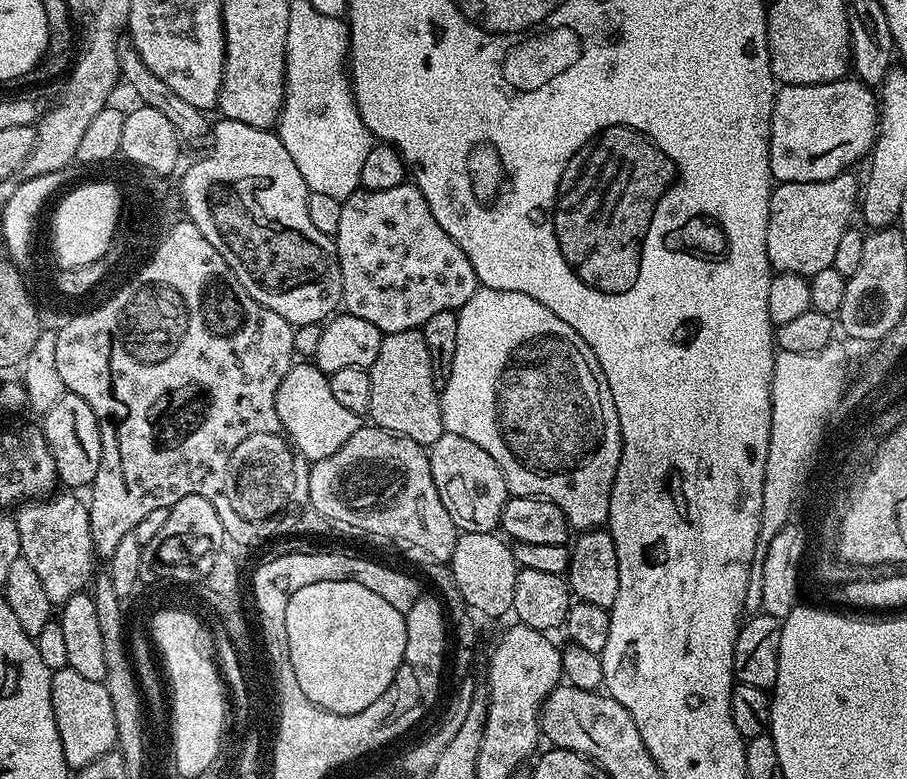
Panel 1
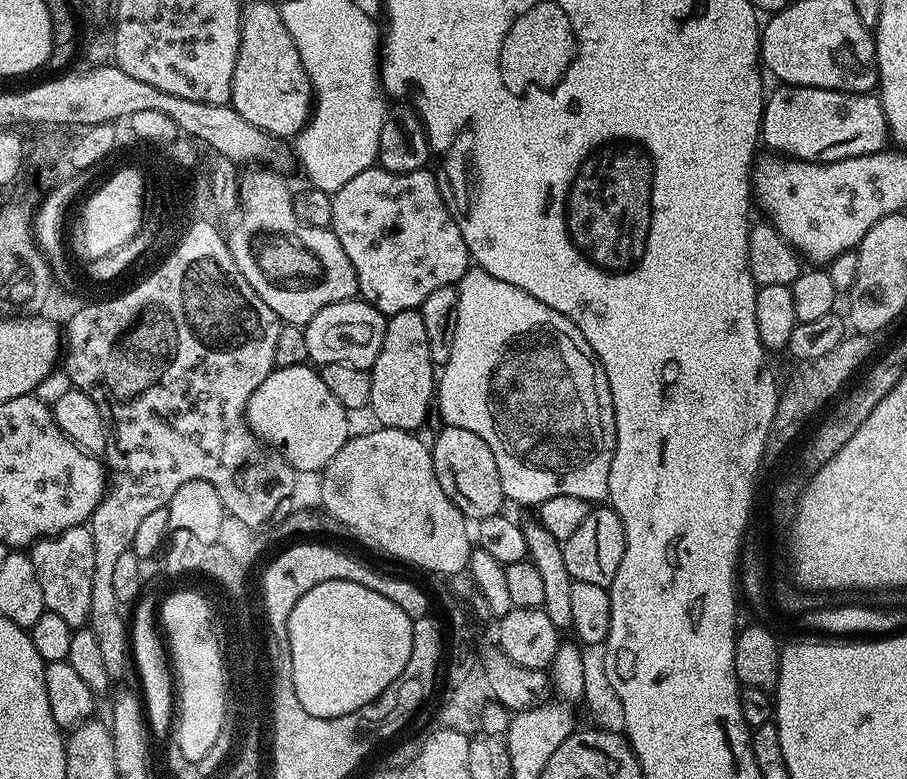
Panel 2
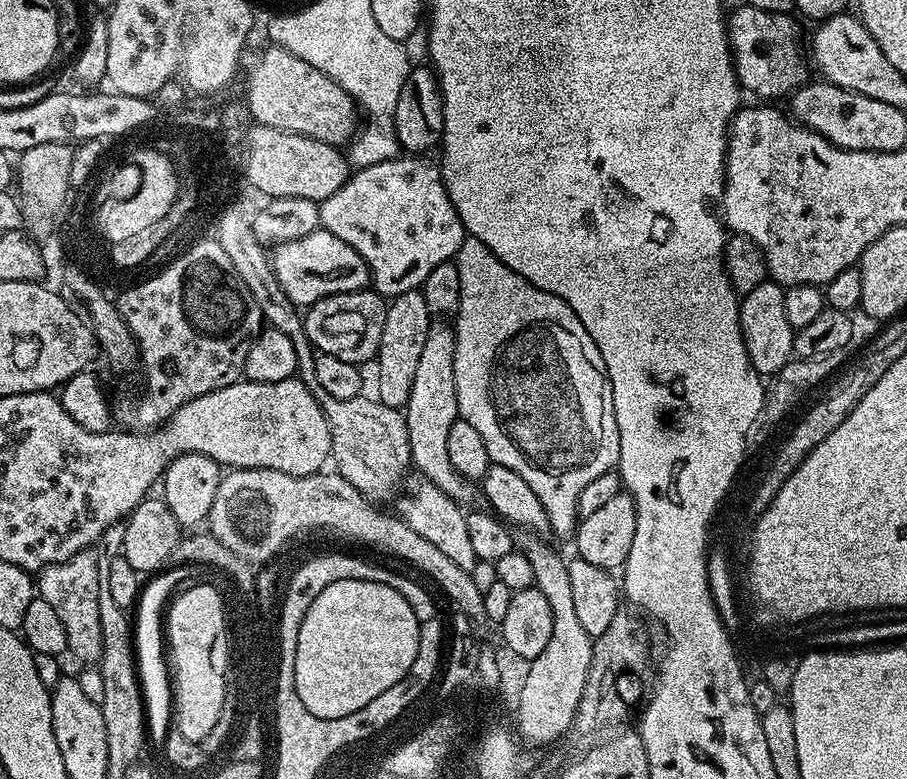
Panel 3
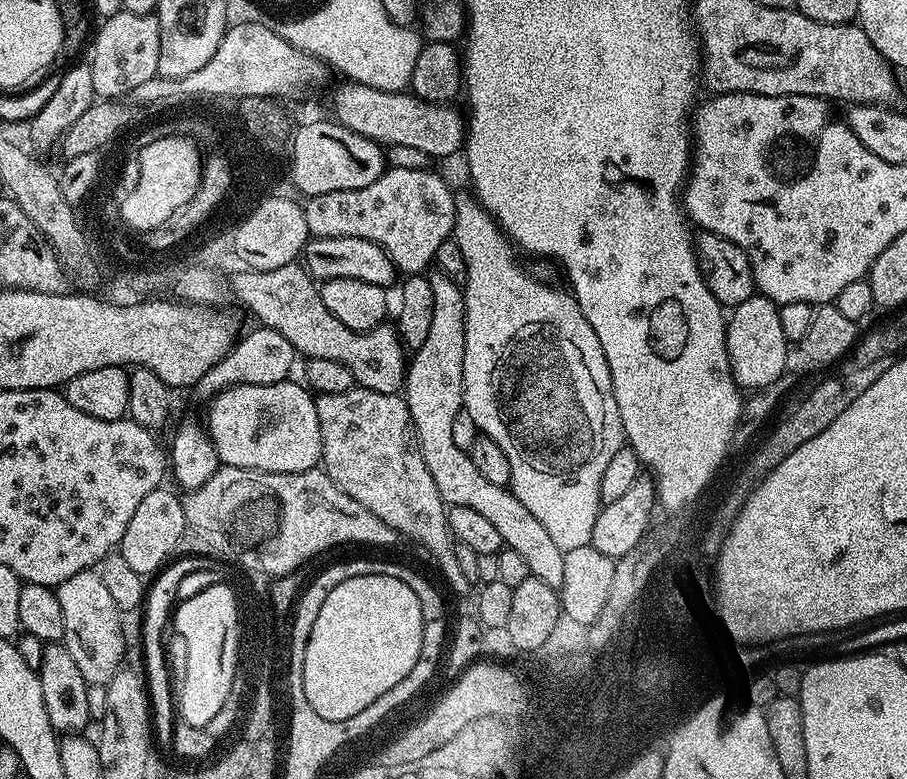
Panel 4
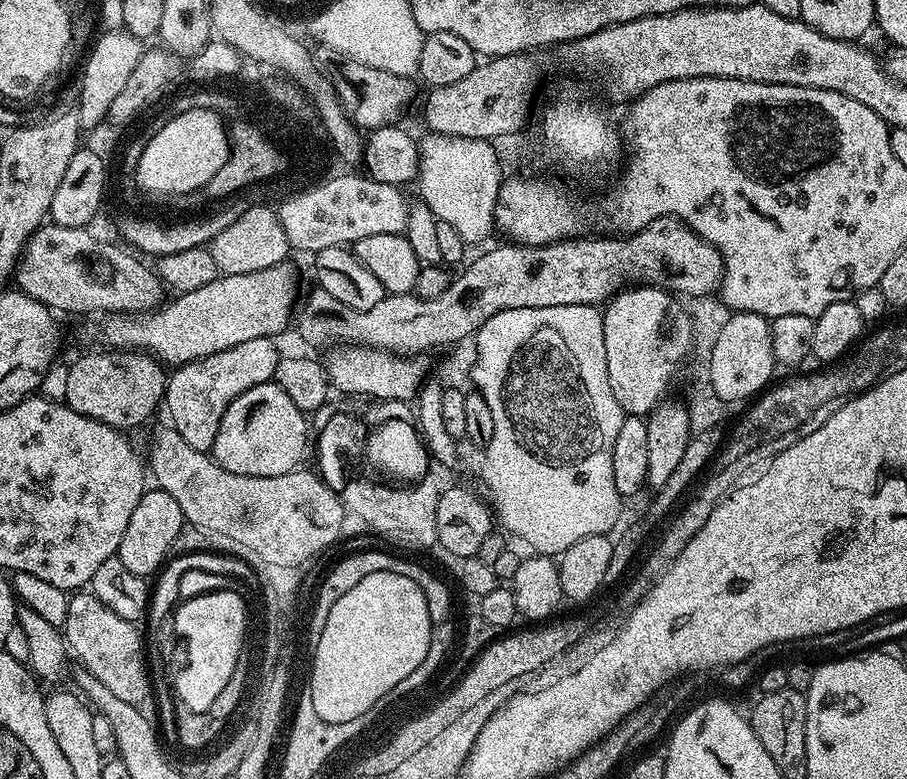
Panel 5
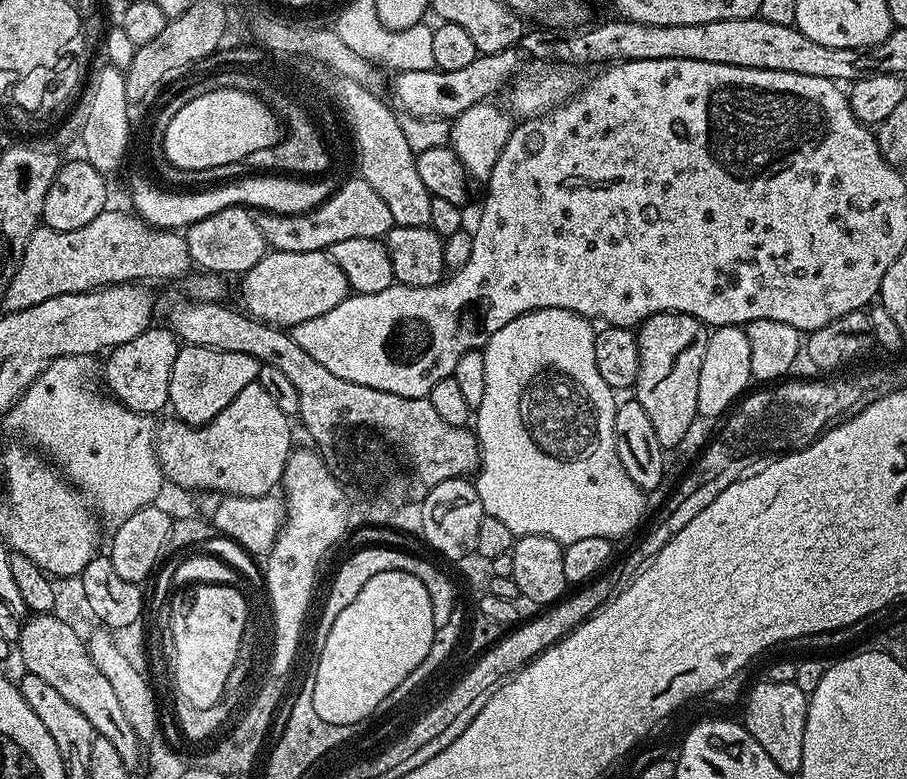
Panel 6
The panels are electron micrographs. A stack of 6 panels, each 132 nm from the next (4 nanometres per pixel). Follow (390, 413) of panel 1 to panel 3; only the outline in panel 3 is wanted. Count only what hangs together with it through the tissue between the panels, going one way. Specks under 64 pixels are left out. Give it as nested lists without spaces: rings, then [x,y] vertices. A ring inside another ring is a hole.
[[[417,290],[391,297],[386,310],[386,322],[382,322],[382,338],[374,357],[376,364],[376,391],[378,399],[388,407],[403,409],[410,398],[410,386],[414,386],[414,373],[422,358],[422,346],[426,346],[426,334],[434,323],[434,314],[426,306],[423,291]]]

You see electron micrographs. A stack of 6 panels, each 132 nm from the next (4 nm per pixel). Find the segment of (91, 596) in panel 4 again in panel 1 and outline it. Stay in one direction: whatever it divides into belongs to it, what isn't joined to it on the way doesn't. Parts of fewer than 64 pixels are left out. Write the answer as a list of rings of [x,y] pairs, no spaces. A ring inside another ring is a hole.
[[[53,494],[39,502],[24,502],[15,509],[14,519],[18,526],[18,542],[20,543],[20,555],[34,566],[34,571],[38,574],[38,579],[42,581],[42,587],[46,589],[46,598],[54,606],[62,606],[74,594],[85,591],[89,587],[90,581],[94,576],[92,560],[97,559],[96,551],[90,538],[90,514],[88,505],[83,499],[79,500],[79,495],[64,494],[59,496]]]

